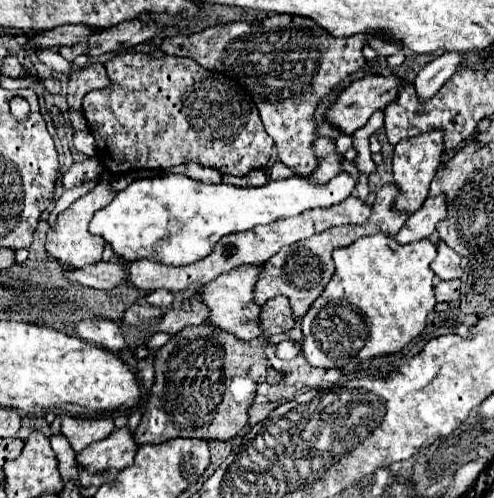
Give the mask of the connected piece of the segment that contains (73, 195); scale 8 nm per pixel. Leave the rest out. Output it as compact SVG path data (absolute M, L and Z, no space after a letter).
M90 181L90 183L84 183L84 185L80 185L80 189L72 189L72 191L64 191L62 193L62 197L56 201L56 207L52 209L52 213L48 215L48 223L50 225L54 225L54 221L56 221L56 217L60 215L60 211L64 211L74 199L78 199L80 195L84 195L84 193L88 193L88 189L92 189L92 185L96 185L96 181Z

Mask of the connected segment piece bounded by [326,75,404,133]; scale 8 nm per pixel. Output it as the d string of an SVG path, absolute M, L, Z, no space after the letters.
M368 75L364 79L354 81L352 85L348 85L336 99L336 103L330 107L330 111L326 113L326 119L336 125L338 129L342 129L344 133L354 133L360 127L364 127L368 123L368 119L376 113L376 111L384 111L390 103L394 103L398 99L398 91L404 85L404 79L398 75Z

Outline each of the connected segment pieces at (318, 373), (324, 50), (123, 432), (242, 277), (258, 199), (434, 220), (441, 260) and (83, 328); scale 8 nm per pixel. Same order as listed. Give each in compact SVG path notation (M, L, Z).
M285 333L270 337L270 345L268 345L268 349L266 349L266 355L268 355L272 367L276 367L276 371L282 371L282 373L284 373L284 381L286 381L288 385L294 385L294 383L296 383L298 389L302 389L302 387L316 389L316 387L320 385L326 369L312 367L302 353L298 353L298 355L296 355L294 359L290 359L290 361L278 359L278 357L276 357L276 347L278 347L279 342L284 340L289 340Z
M270 15L266 21L260 23L246 23L246 21L234 21L234 23L218 23L202 33L194 35L176 35L176 37L166 37L162 41L162 49L168 55L184 55L194 59L198 65L210 71L218 71L234 79L254 101L254 105L260 111L262 123L268 131L268 135L274 139L278 147L278 159L292 169L298 175L310 175L312 171L318 169L318 157L312 149L316 141L316 121L314 121L314 111L318 103L332 93L332 89L342 83L348 75L358 71L360 67L366 65L366 59L362 55L362 47L366 45L368 35L356 35L356 37L332 37L326 33L316 21L310 17L300 17L300 15Z
M128 427L114 429L104 441L96 441L78 453L78 463L90 473L100 473L108 469L126 469L134 463L138 445L134 433Z
M240 265L228 273L224 273L216 281L208 283L202 289L202 299L210 309L210 317L208 317L210 325L232 333L242 341L252 341L262 335L262 329L260 329L262 305L258 305L254 301L254 289L256 289L256 281L260 277L262 267L264 265Z
M168 173L136 179L124 191L118 191L116 197L94 215L90 221L90 233L104 237L114 253L128 261L150 259L162 265L190 265L208 255L212 245L228 233L248 231L256 225L270 225L300 215L312 207L342 203L356 191L356 185L358 179L350 173L338 173L328 183L316 183L312 177L296 175L246 189Z
M440 193L436 197L428 197L424 201L424 205L412 213L412 217L408 217L406 221L406 229L408 231L400 231L396 235L396 241L400 243L414 243L420 239L426 239L434 233L436 225L440 221L444 221L446 217L446 195Z
M444 241L436 243L438 247L438 255L432 261L432 271L440 277L440 279L458 279L462 275L462 267L460 267L460 255L450 249Z
M84 319L76 325L76 331L82 339L96 343L102 349L108 349L112 353L120 353L126 351L128 345L122 337L122 331L118 327L118 323L114 321L106 321L106 319Z

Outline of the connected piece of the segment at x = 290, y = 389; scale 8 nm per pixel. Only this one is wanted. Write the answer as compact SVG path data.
M279 382L275 385L262 383L258 387L258 395L262 399L268 399L270 402L290 401L296 397L297 390L294 386L288 386L284 382Z

